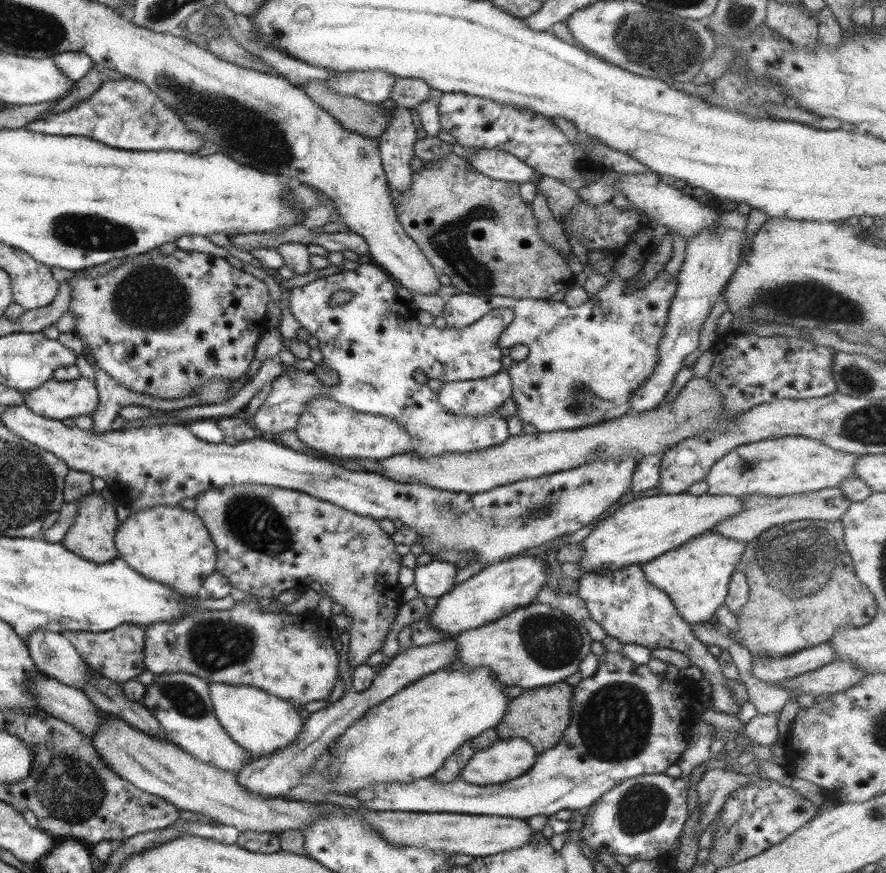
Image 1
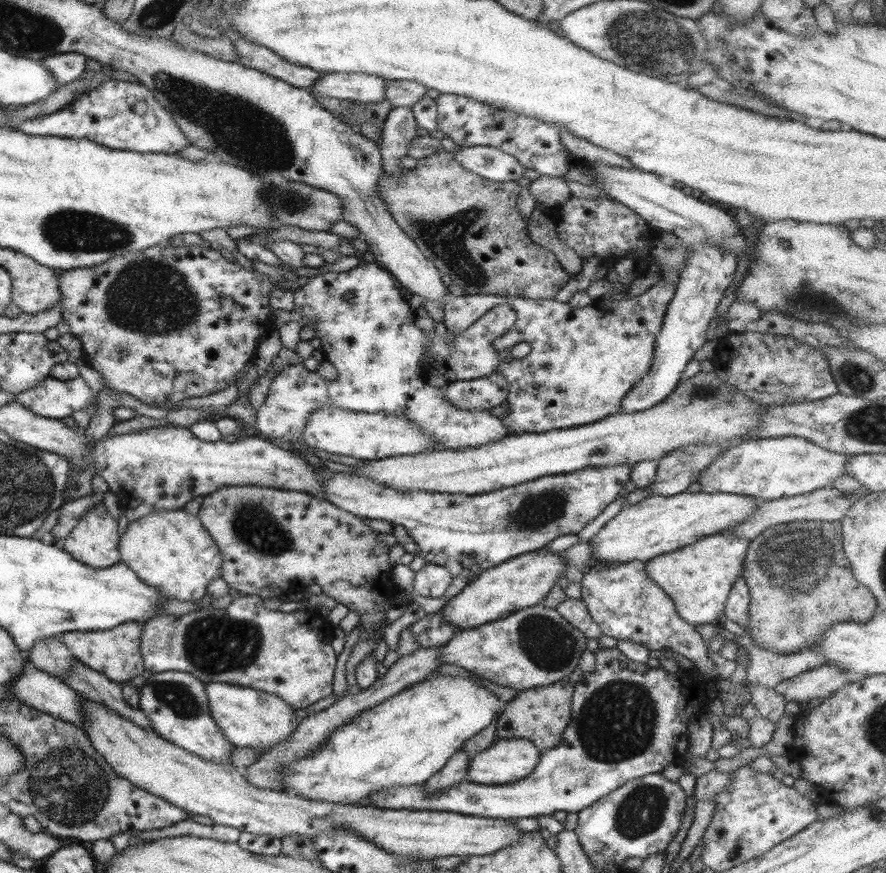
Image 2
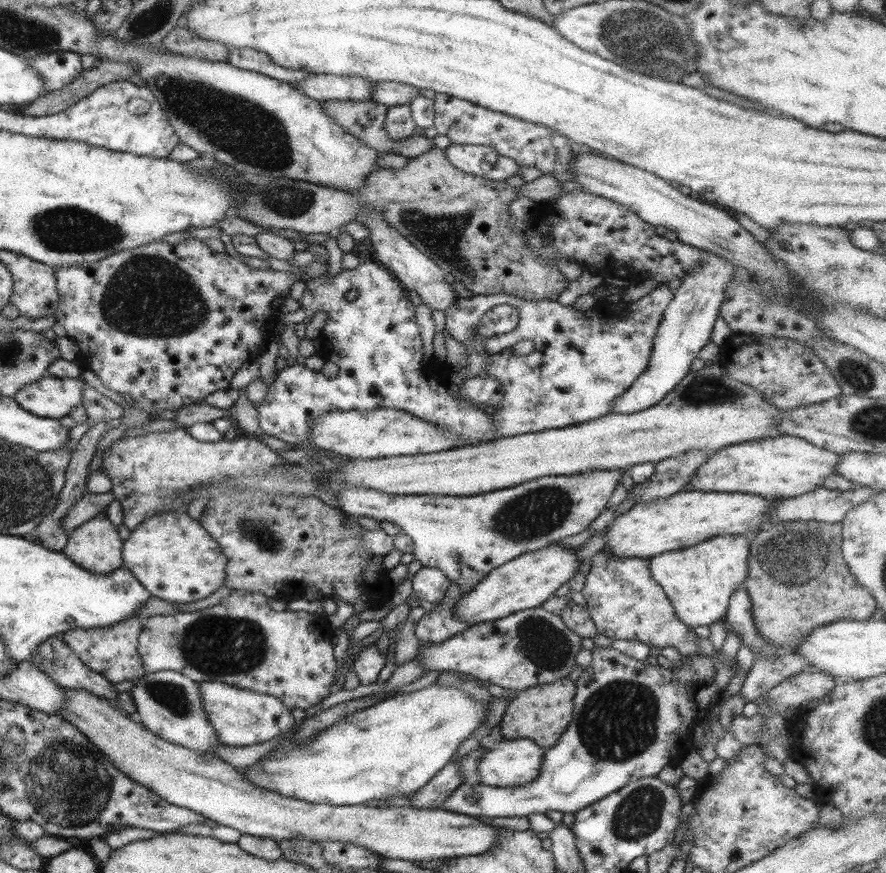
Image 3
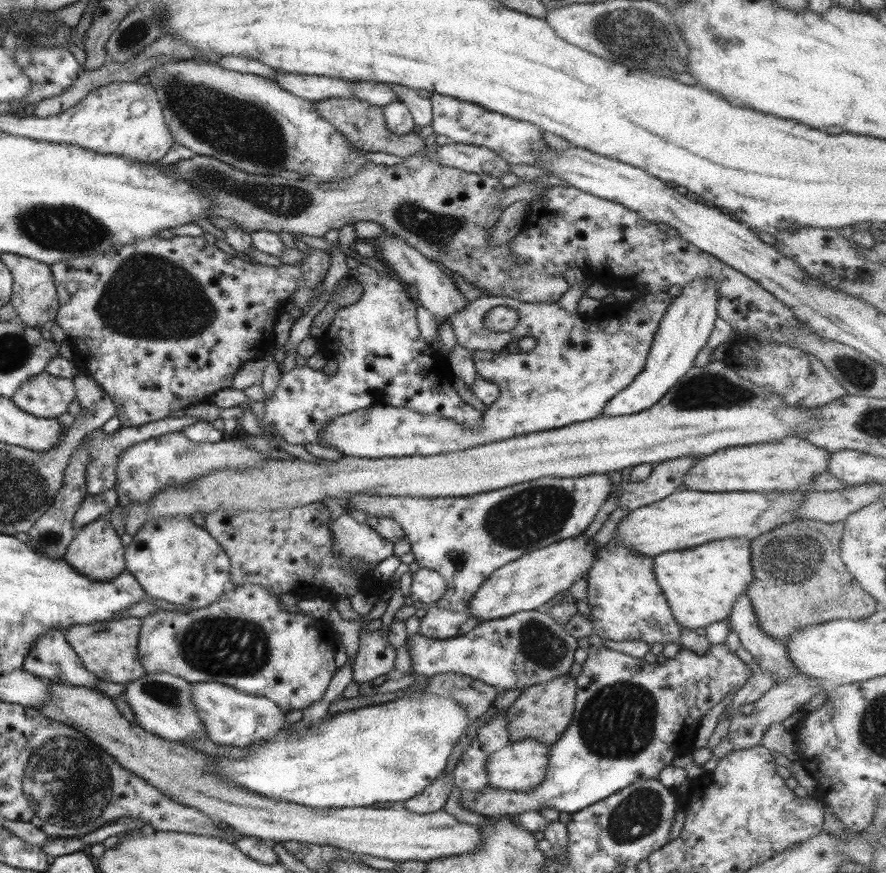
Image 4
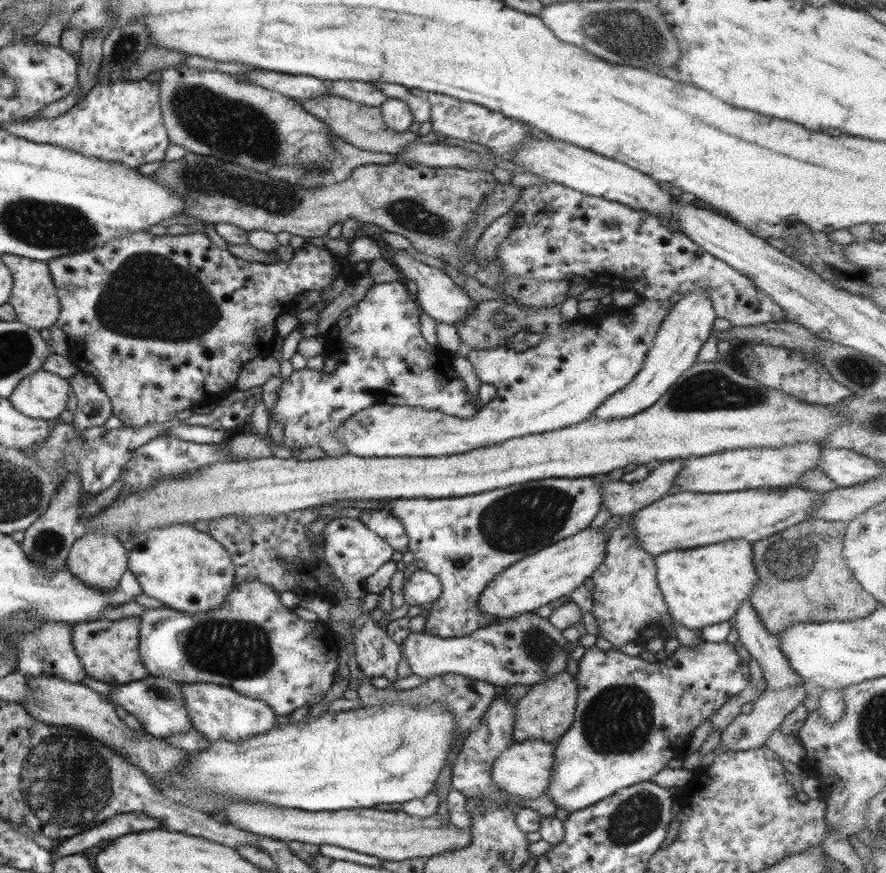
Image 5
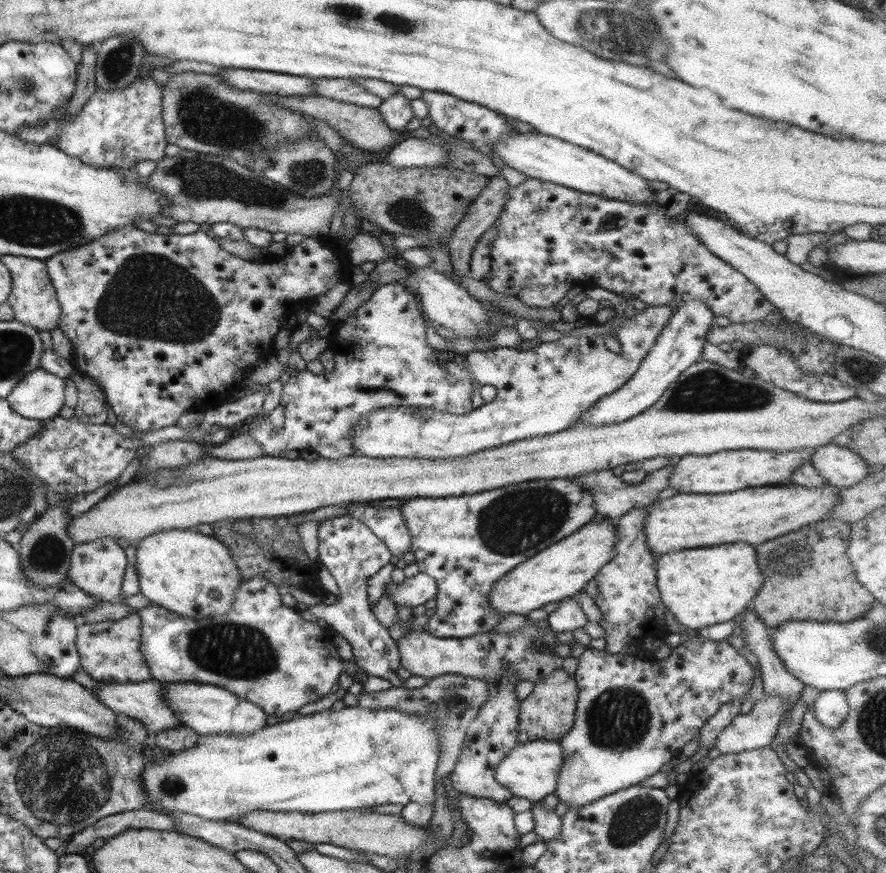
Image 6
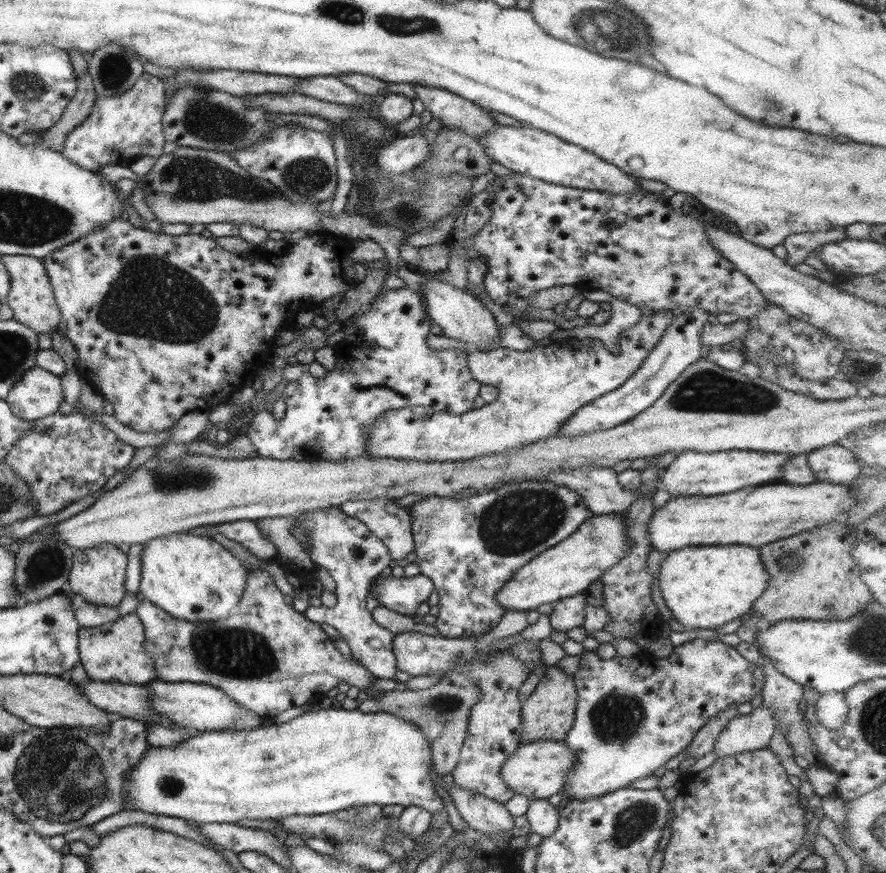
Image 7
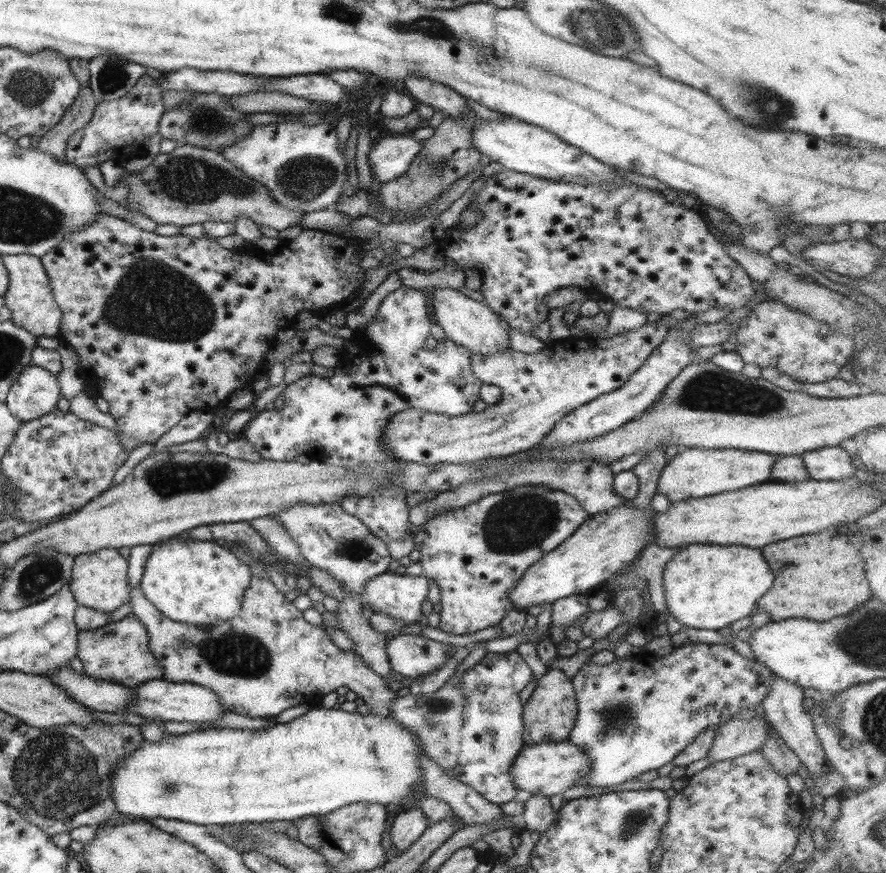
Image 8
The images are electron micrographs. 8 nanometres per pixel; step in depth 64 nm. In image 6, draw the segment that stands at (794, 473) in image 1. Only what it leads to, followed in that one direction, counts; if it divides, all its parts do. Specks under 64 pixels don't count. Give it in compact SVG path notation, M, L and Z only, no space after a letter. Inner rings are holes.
M813 448L783 453L743 449L717 451L710 455L686 454L674 460L668 487L682 494L719 495L751 487L783 486L791 484L789 478L795 468L811 462L813 451Z

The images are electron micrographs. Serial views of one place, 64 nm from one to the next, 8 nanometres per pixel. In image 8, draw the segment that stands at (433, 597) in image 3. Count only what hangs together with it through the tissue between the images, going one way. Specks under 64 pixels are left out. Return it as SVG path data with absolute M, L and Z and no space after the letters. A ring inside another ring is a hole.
M387 570L383 574L374 576L364 582L359 603L368 606L374 614L380 613L395 620L400 620L404 624L414 625L424 619L421 612L421 603L426 600L427 585L427 578L423 578L422 575L400 575Z

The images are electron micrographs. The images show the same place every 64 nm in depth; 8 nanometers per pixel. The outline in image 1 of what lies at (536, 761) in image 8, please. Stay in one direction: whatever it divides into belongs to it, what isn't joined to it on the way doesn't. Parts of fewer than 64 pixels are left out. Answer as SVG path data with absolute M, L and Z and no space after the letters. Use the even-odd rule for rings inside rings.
M499 740L473 753L459 779L474 785L501 784L524 775L537 755L525 740Z

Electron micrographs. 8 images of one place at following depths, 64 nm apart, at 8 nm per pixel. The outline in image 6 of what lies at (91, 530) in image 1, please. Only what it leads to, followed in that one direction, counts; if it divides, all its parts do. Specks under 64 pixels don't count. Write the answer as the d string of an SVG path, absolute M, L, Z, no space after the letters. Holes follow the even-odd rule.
M101 537L91 543L77 544L70 554L68 579L85 595L103 603L120 603L121 587L126 569L125 551L116 544L116 540Z

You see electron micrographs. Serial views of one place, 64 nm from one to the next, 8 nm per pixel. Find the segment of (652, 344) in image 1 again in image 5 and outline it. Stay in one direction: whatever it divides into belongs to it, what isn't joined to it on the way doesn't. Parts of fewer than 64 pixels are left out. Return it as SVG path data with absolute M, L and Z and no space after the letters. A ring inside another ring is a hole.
M667 298L663 300L647 300L641 299L638 305L628 306L628 307L616 307L614 312L608 313L605 317L600 317L595 324L588 325L587 322L582 321L567 321L561 317L559 314L558 306L553 307L543 307L538 306L537 308L531 308L530 306L524 306L524 309L511 304L505 303L502 300L487 300L476 303L476 310L468 316L463 322L460 322L458 326L455 326L456 333L458 334L459 340L469 344L469 350L466 350L465 357L471 363L471 366L474 370L474 375L479 379L480 384L490 384L496 388L496 395L493 397L493 400L480 404L476 411L468 417L461 418L451 415L443 414L439 411L428 411L421 407L409 408L409 405L390 405L382 407L380 405L373 405L365 410L360 410L350 416L348 420L344 422L341 426L338 426L334 430L334 435L336 439L342 444L345 445L347 453L352 454L353 456L358 456L361 458L373 457L377 459L395 459L397 458L427 458L435 456L451 456L453 454L463 454L464 452L469 452L475 450L476 448L485 447L487 445L501 444L506 440L511 440L514 438L521 438L522 436L533 435L533 434L544 434L544 432L551 432L560 430L560 428L567 428L569 426L576 425L578 422L585 420L591 416L592 412L596 410L597 405L601 404L602 400L605 400L608 396L611 396L614 392L621 390L632 378L637 374L637 371L641 368L643 364L645 355L647 351L651 348L653 344L653 339L655 338L656 332L659 330L661 323L665 320L665 317L669 314L670 308L672 307L671 303L667 301ZM496 312L502 312L506 318L506 323L504 325L494 325L492 320L492 314ZM521 327L527 327L530 332L537 334L543 334L543 339L539 341L536 346L529 347L528 349L515 352L513 349L505 347L502 340L503 337L509 338L513 336Z

